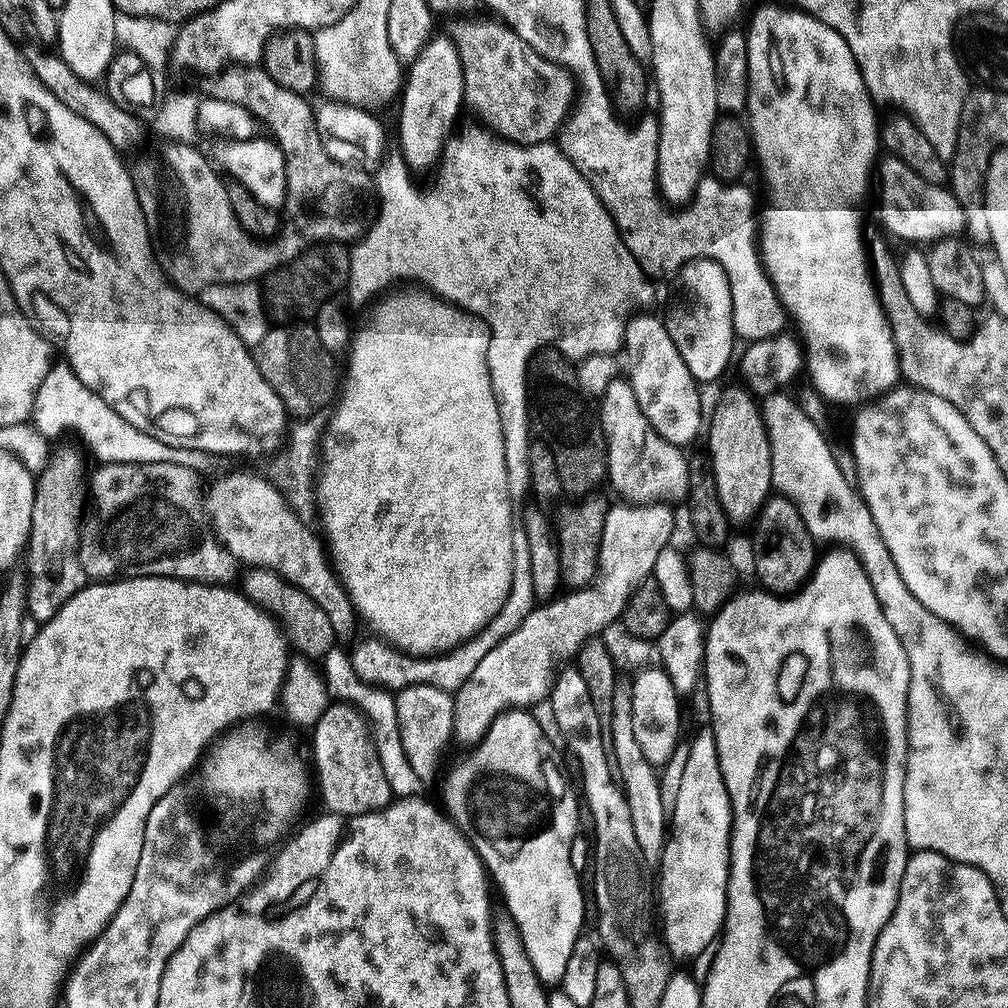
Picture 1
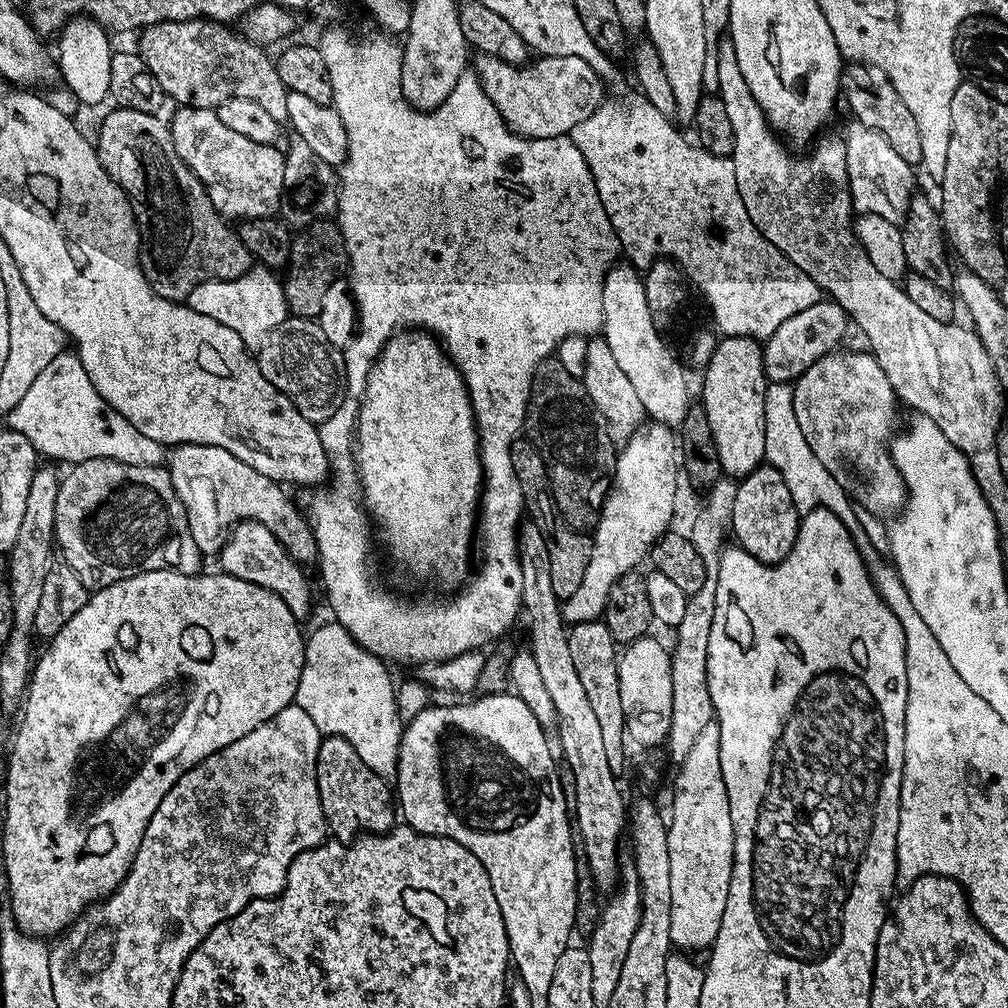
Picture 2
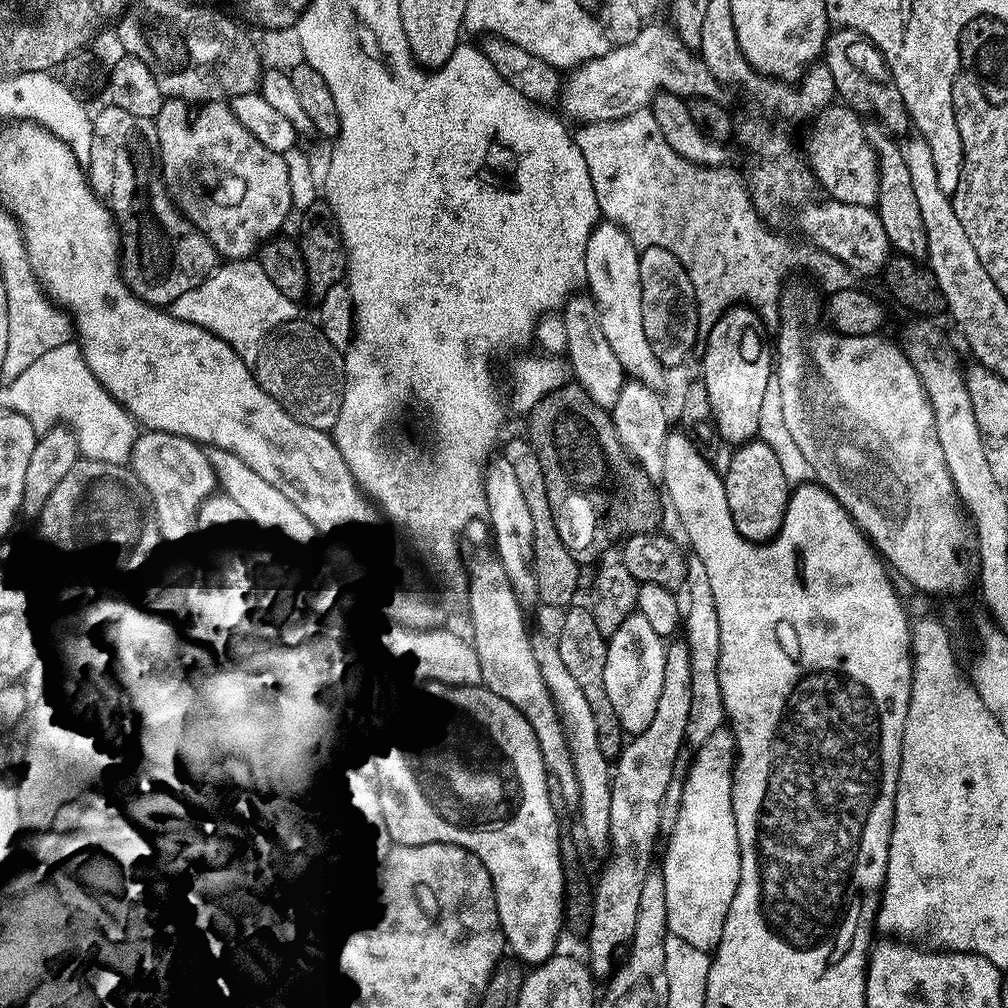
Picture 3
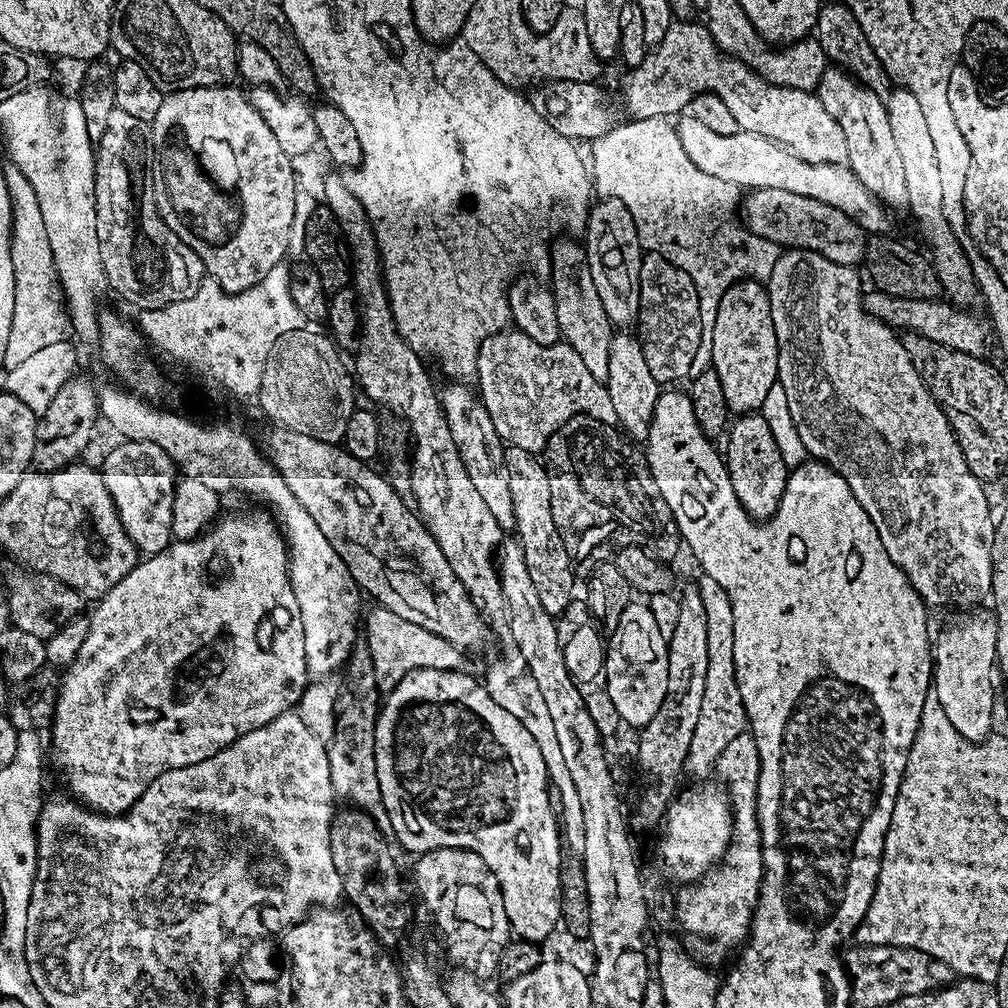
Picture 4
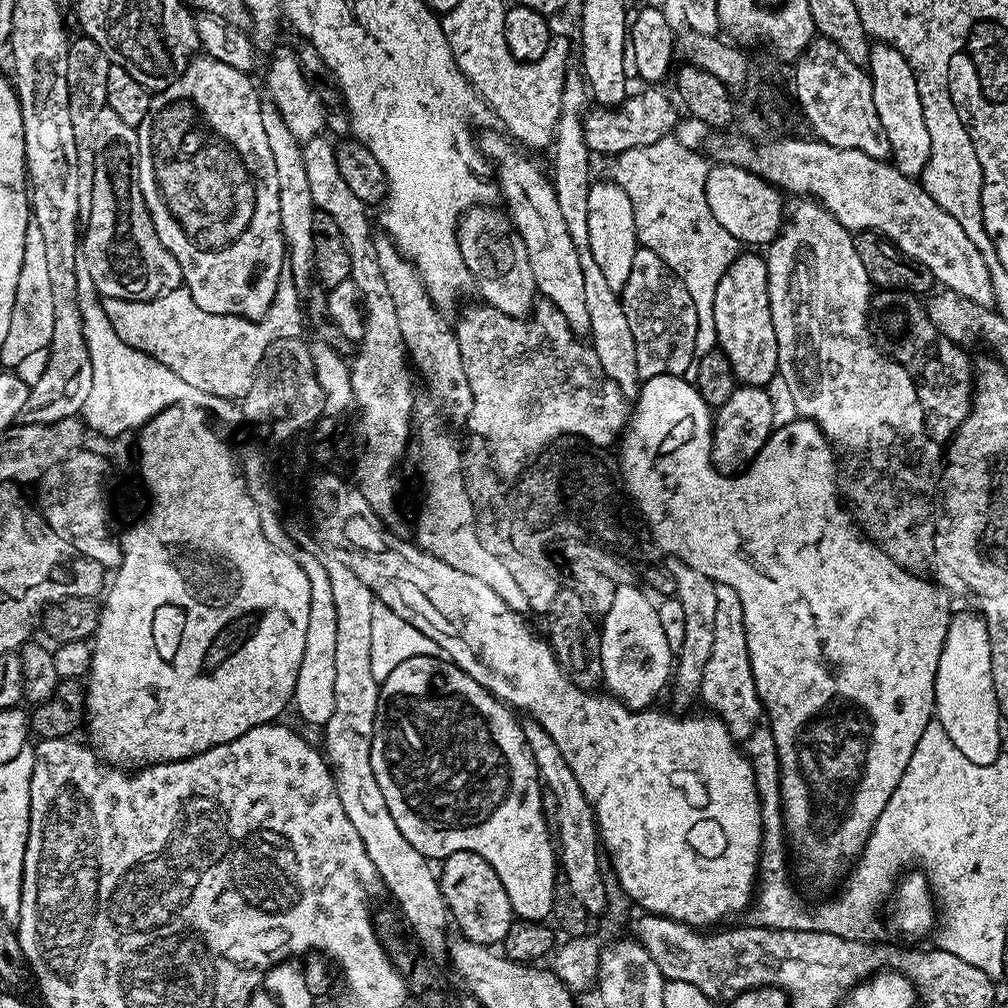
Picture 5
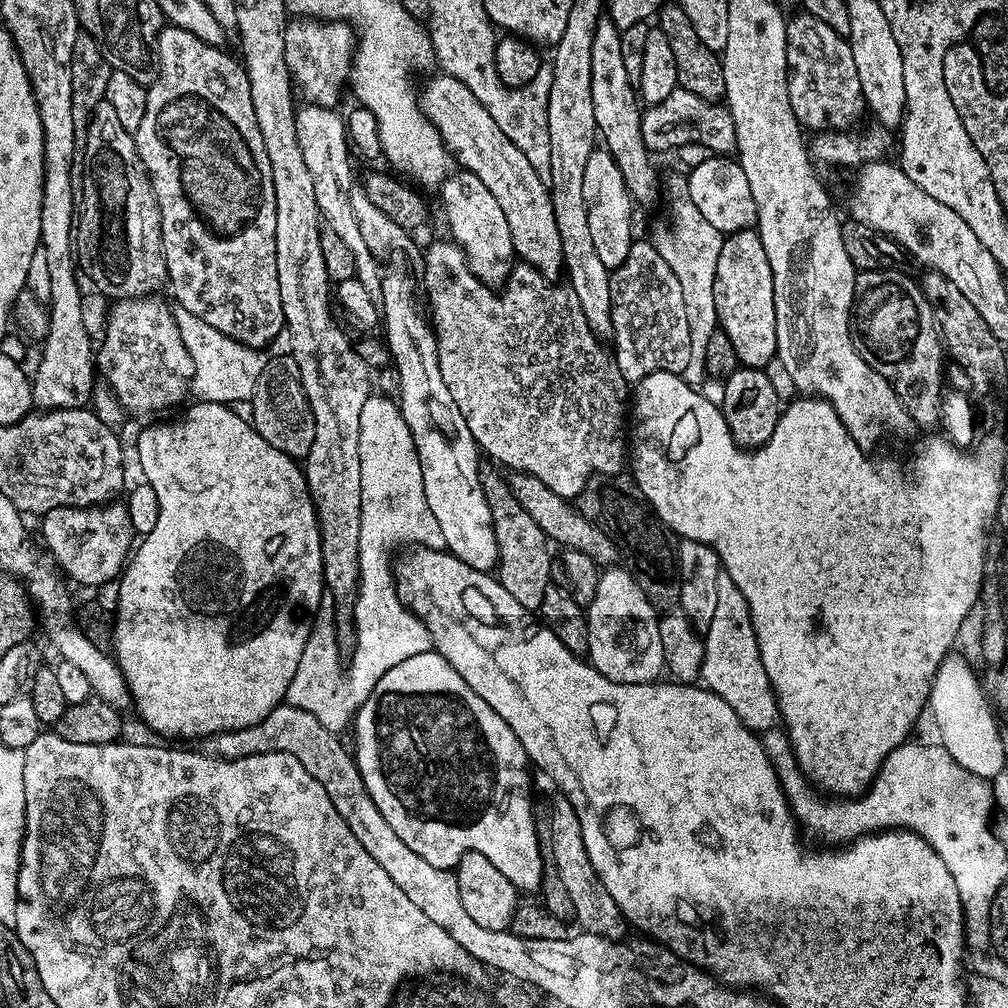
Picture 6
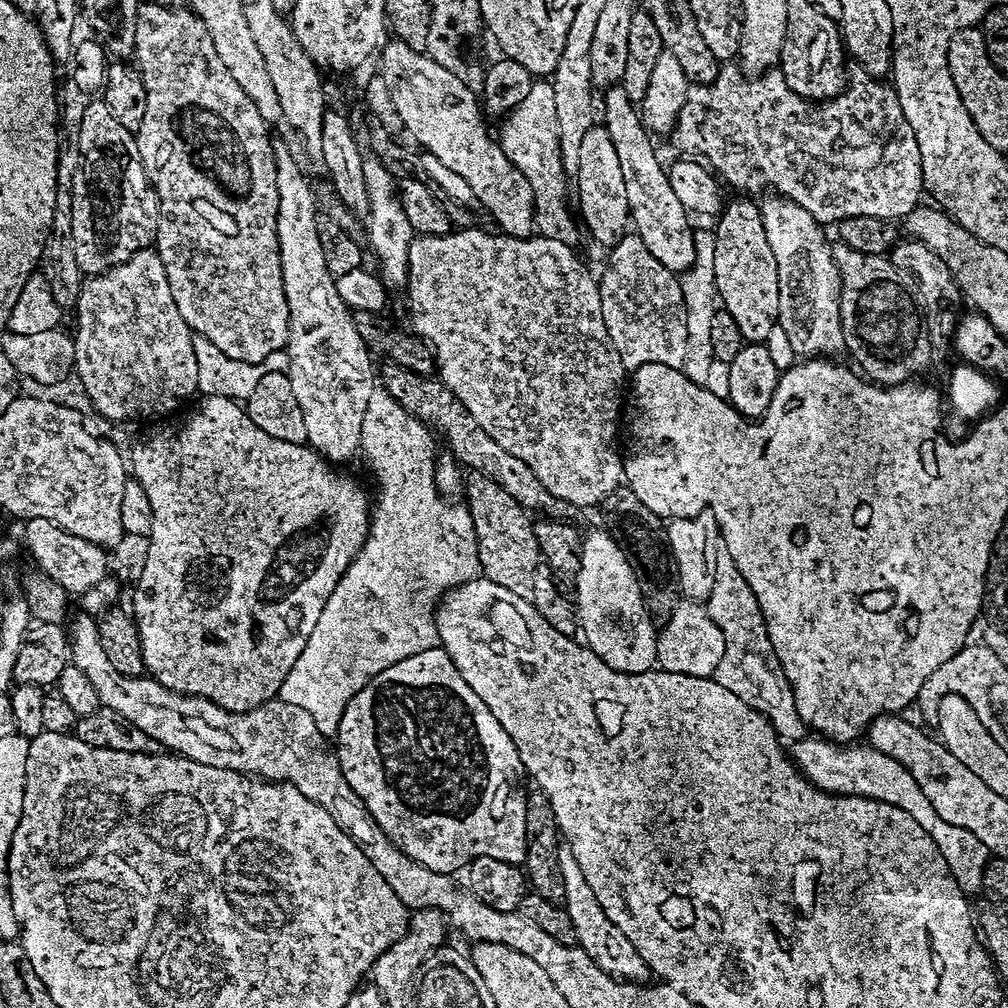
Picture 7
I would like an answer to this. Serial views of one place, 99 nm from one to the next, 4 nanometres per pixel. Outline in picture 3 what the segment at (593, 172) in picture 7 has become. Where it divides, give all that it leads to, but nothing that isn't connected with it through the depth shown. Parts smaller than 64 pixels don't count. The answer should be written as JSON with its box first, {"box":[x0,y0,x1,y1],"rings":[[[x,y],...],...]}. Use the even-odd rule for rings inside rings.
{"box":[584,222,662,389],"rings":[[[600,222],[590,234],[584,261],[586,262],[586,284],[587,287],[592,287],[590,296],[599,309],[600,329],[606,338],[606,342],[610,342],[614,354],[622,362],[624,371],[629,377],[641,380],[643,384],[649,384],[651,388],[659,389],[661,387],[660,368],[662,369],[662,362],[654,354],[654,350],[646,338],[646,330],[642,326],[640,252],[619,225],[611,222]]]}

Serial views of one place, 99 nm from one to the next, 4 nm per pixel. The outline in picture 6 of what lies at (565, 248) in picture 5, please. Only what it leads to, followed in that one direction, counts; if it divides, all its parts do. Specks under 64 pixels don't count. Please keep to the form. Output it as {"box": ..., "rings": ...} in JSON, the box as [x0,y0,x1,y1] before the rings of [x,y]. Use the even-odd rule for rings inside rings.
{"box":[418,74,564,282],"rings":[[[437,74],[433,80],[428,80],[418,92],[418,103],[424,117],[432,123],[438,130],[442,142],[448,148],[448,155],[461,169],[472,171],[494,194],[495,201],[502,206],[502,211],[506,214],[507,225],[510,226],[510,234],[513,235],[513,250],[523,263],[532,268],[537,268],[546,279],[556,282],[561,279],[564,272],[564,255],[562,254],[562,238],[558,234],[558,222],[554,218],[554,206],[552,205],[552,193],[544,179],[541,178],[530,166],[530,161],[526,159],[526,154],[514,146],[512,137],[502,134],[498,130],[498,122],[490,118],[490,110],[470,94],[467,86],[462,86],[460,77],[445,76]]]}

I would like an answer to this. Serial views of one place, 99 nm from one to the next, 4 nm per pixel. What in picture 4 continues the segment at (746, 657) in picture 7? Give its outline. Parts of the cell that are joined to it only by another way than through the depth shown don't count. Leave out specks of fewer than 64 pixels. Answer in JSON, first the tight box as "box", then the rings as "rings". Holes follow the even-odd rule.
{"box":[692,575,748,758],"rings":[[[701,575],[698,587],[707,619],[706,690],[702,694],[702,711],[698,713],[698,726],[694,726],[692,752],[709,752],[712,758],[719,756],[738,734],[748,728],[746,706],[742,706],[742,690],[738,690],[738,678],[734,670],[734,606],[730,606],[728,592],[714,582],[714,578]]]}

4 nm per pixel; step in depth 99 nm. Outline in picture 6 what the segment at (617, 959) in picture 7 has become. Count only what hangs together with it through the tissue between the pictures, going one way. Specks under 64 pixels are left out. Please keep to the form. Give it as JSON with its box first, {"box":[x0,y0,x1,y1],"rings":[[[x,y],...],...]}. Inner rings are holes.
{"box":[550,795,626,941],"rings":[[[557,795],[556,805],[552,808],[552,856],[550,863],[558,870],[558,878],[562,878],[566,886],[566,894],[570,896],[570,906],[574,917],[574,924],[580,932],[589,932],[607,940],[619,941],[626,929],[626,921],[620,911],[606,894],[594,866],[586,854],[586,848],[581,838],[578,814],[566,796]]]}

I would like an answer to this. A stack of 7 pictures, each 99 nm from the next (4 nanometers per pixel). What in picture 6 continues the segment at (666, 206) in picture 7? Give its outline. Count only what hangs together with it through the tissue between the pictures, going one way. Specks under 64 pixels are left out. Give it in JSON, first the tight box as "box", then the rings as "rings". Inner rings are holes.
{"box":[592,18,656,205],"rings":[[[602,18],[596,23],[594,46],[592,47],[592,97],[594,98],[594,122],[603,147],[618,162],[618,170],[622,170],[622,178],[637,205],[644,204],[652,196],[652,175],[656,168],[652,165],[646,142],[642,138],[640,117],[642,104],[638,99],[637,89],[626,74],[626,66],[622,56],[626,46],[620,41],[621,33],[608,18]]]}

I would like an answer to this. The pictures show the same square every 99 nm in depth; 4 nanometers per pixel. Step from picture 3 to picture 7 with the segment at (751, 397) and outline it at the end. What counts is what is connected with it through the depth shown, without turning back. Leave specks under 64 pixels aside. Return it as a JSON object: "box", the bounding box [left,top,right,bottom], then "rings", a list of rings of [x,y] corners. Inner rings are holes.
{"box":[715,198,778,342],"rings":[[[752,198],[736,199],[740,200],[733,204],[731,201],[715,221],[716,294],[723,311],[738,322],[738,330],[742,330],[745,341],[764,342],[778,323],[778,262],[774,262],[774,250],[770,250],[770,241],[766,239],[759,203]]]}

